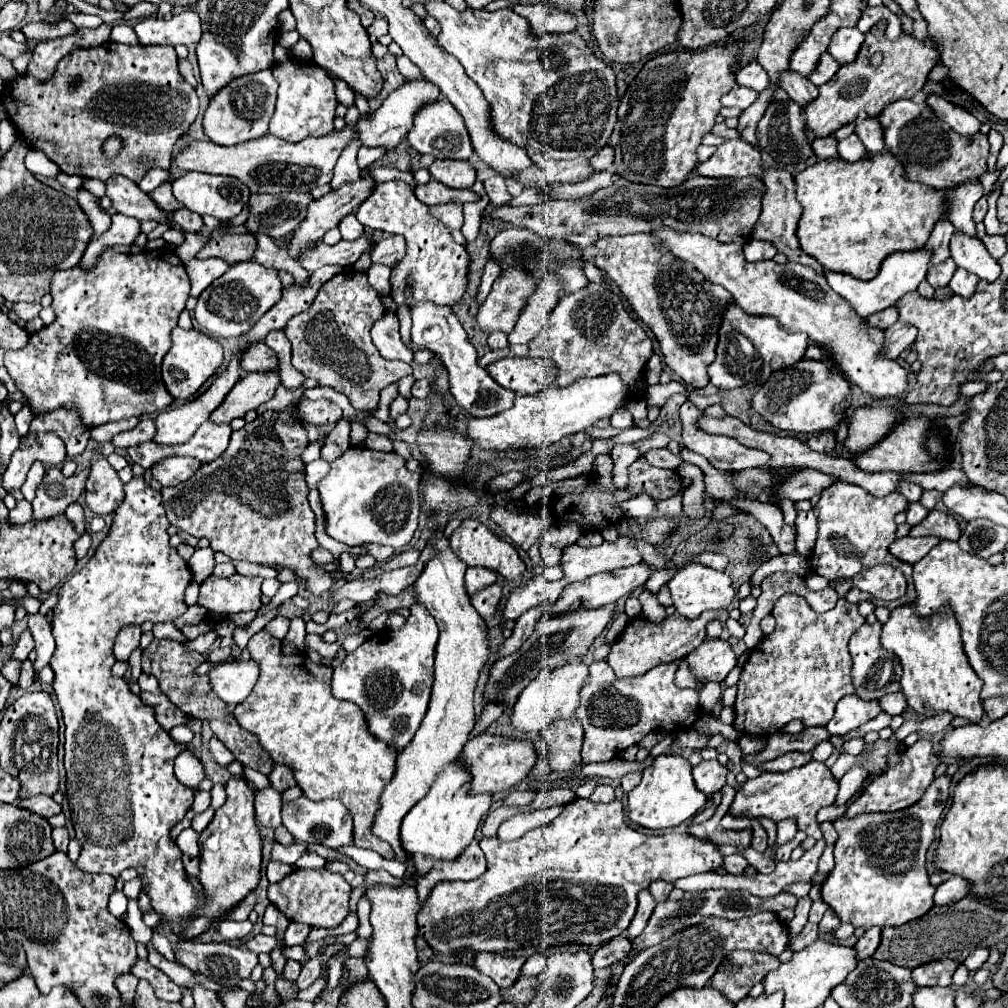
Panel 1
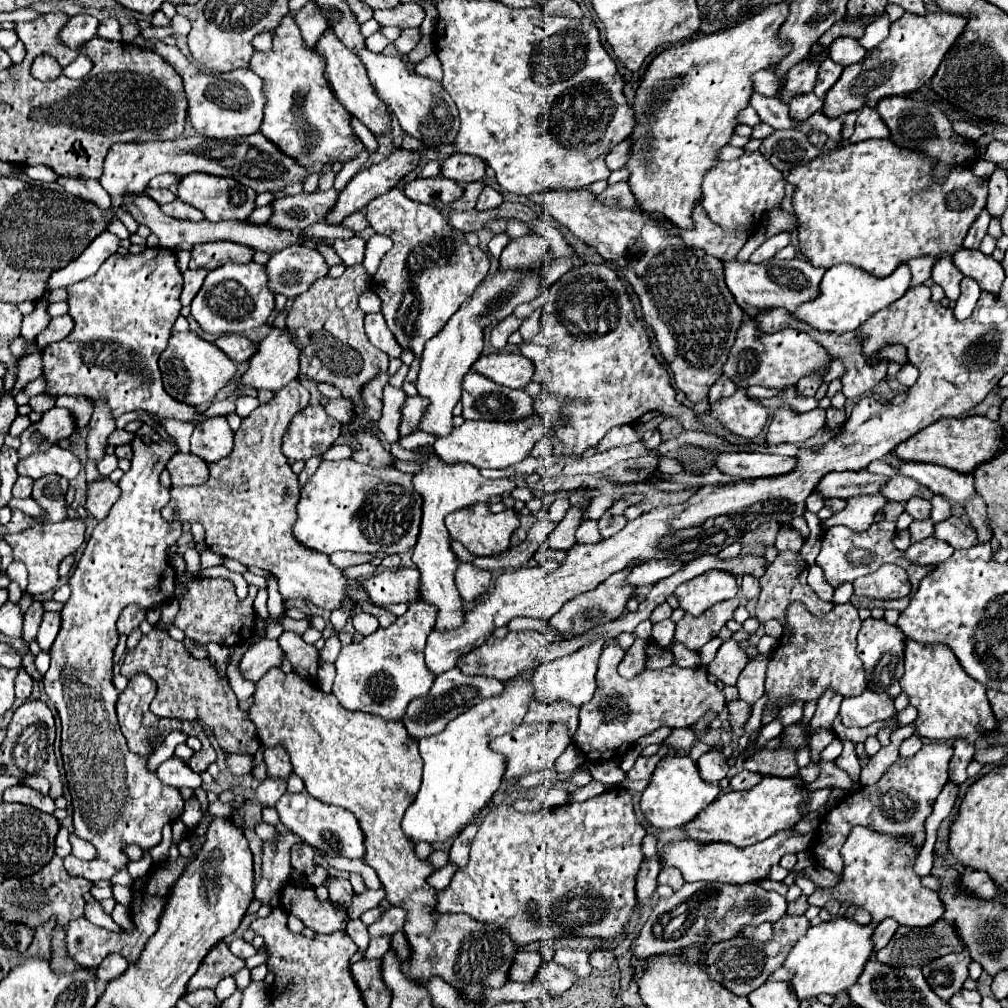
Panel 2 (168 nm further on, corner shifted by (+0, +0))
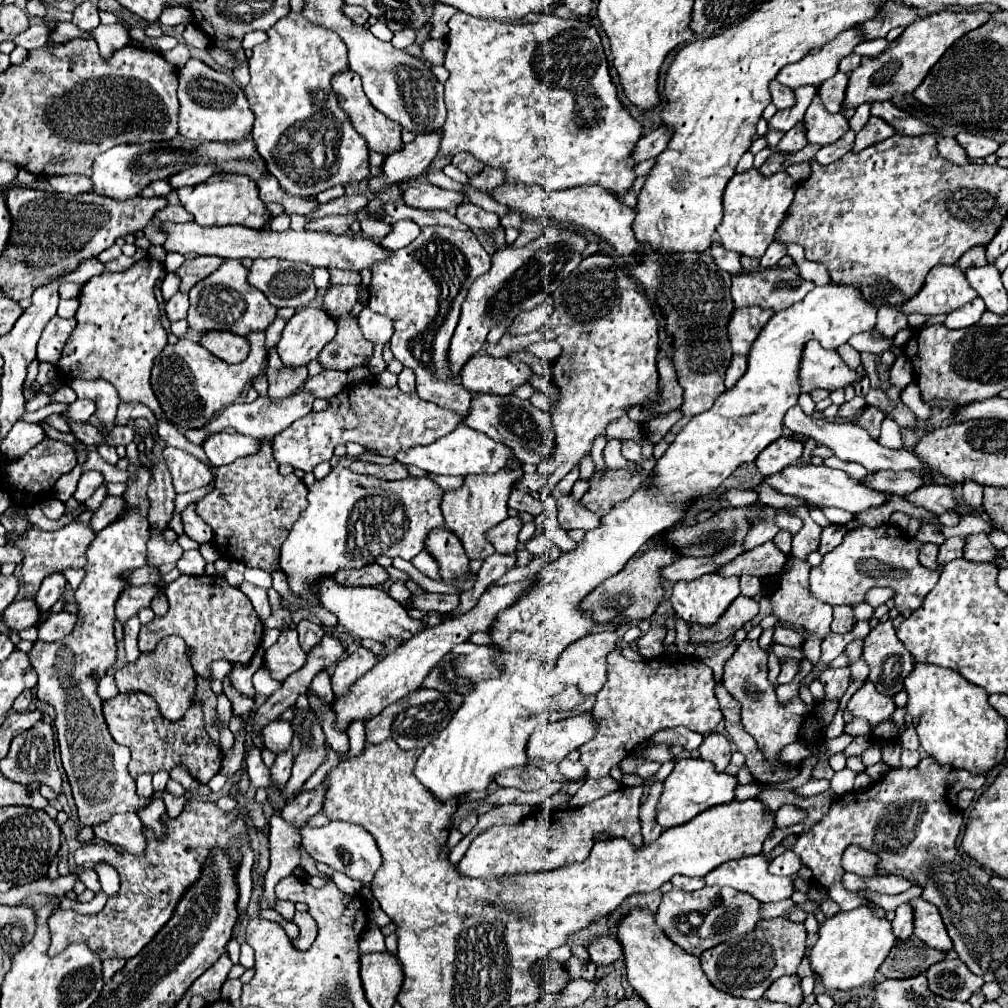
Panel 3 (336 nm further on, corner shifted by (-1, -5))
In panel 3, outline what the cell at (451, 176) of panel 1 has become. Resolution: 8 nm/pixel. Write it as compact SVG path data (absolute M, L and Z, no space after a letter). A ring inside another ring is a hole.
M456 154L452 158L452 166L456 166L458 170L462 170L464 174L472 176L472 174L480 174L480 170L484 168L482 162L478 162L476 158L472 158L472 154Z

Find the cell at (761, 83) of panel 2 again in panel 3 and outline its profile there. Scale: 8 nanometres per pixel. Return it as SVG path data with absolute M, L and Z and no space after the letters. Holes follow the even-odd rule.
M772 80L772 86L770 86L770 94L772 94L772 104L782 110L782 108L790 108L794 104L794 96L792 96L792 90L788 90L786 86L780 86L780 82Z

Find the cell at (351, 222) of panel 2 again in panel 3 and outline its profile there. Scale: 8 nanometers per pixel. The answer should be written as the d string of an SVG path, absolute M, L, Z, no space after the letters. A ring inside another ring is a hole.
M364 220L360 226L362 226L364 236L368 236L370 240L380 240L390 232L390 226L384 222L378 222L378 220Z

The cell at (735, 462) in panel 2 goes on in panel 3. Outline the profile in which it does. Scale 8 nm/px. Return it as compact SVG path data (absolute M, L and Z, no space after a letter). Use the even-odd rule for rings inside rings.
M800 464L786 466L780 474L774 474L772 478L764 478L764 482L770 484L772 488L776 488L782 494L804 498L806 502L816 504L820 508L834 506L834 508L840 508L840 510L846 510L846 512L852 512L852 514L868 510L870 506L880 506L884 502L884 498L886 498L886 494L866 488L862 482L852 480L842 470L832 470L832 468L826 468L826 466L814 466L814 464L808 464L808 466L800 466Z

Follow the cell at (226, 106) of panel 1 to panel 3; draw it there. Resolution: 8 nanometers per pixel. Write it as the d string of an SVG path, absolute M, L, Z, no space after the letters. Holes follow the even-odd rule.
M190 58L180 70L178 70L178 98L180 98L180 122L178 132L194 142L238 142L252 132L254 114L250 110L248 98L244 90L238 86L238 82L218 72L210 66L206 66L198 58Z

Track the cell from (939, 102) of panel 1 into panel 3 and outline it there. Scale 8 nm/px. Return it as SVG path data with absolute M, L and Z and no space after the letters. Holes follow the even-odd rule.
M960 132L956 136L956 140L966 150L966 154L972 156L972 158L986 158L988 154L994 154L998 150L998 146L1000 146L992 138L976 136L976 134L970 134L970 132Z

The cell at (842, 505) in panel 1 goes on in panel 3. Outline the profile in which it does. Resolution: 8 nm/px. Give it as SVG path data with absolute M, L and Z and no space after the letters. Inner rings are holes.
M860 526L846 532L840 546L824 554L822 562L810 570L810 594L828 604L846 604L854 606L862 602L862 596L872 586L890 586L896 590L894 606L902 616L910 616L920 608L924 596L936 586L940 572L928 570L918 562L918 544L916 540L906 540L900 528L880 526L876 530Z

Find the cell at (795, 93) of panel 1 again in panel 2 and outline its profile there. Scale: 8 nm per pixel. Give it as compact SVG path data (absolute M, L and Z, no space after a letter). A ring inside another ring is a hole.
M805 93L803 97L791 101L789 113L791 113L791 119L795 121L795 125L799 125L799 123L807 121L813 113L821 111L821 107L823 107L823 101L819 101L815 97L815 93Z

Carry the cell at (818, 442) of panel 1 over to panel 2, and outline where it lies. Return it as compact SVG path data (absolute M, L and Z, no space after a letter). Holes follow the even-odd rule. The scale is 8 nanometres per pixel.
M829 407L827 409L827 427L829 427L829 433L833 431L833 429L837 429L839 425L843 425L843 421L845 421L845 411L841 409L835 409L835 407Z

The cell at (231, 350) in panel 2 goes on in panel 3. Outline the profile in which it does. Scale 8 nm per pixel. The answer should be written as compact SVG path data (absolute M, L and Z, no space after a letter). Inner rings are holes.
M208 332L202 336L200 344L228 364L244 362L244 358L248 358L250 354L250 342L242 336L234 336L228 332Z

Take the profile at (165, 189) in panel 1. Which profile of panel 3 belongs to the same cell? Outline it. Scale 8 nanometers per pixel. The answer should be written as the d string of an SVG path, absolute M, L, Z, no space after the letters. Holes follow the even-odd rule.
M158 180L158 182L152 182L150 186L146 186L144 190L142 190L142 196L146 196L146 198L152 198L152 196L168 196L168 192L170 192L170 186L168 186L168 182L166 180Z

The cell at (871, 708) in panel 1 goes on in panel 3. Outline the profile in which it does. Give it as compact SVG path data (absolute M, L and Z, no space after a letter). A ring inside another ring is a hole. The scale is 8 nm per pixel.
M864 682L862 688L848 700L846 710L854 718L864 718L870 726L878 726L878 722L888 720L896 710L894 700L876 692L872 682Z

